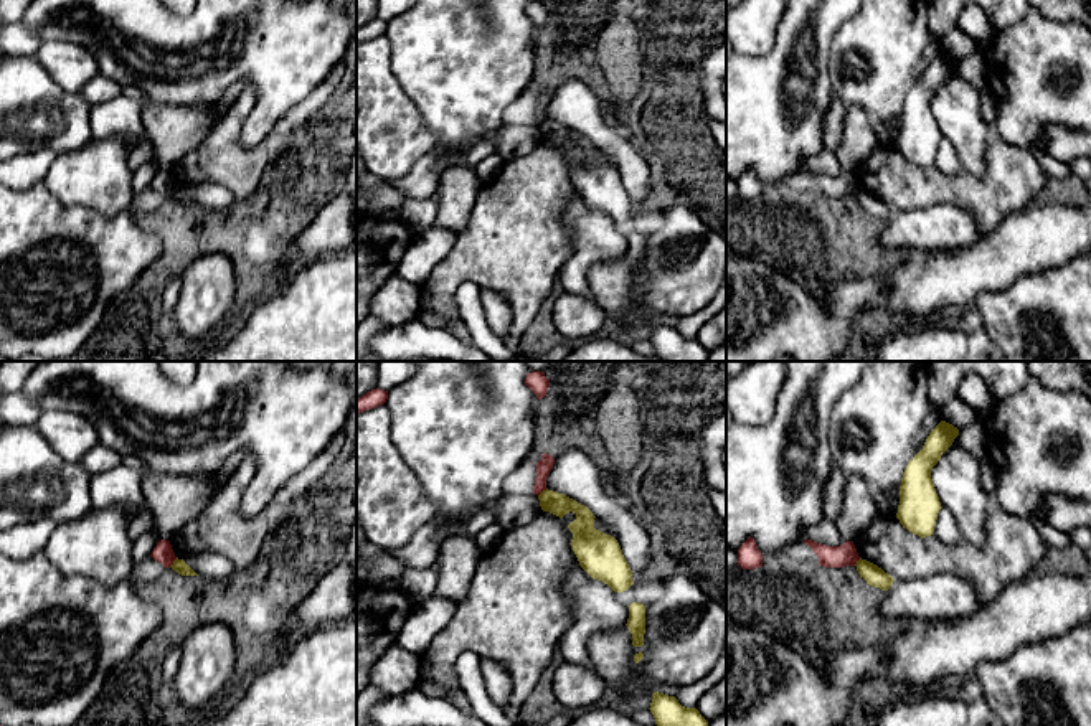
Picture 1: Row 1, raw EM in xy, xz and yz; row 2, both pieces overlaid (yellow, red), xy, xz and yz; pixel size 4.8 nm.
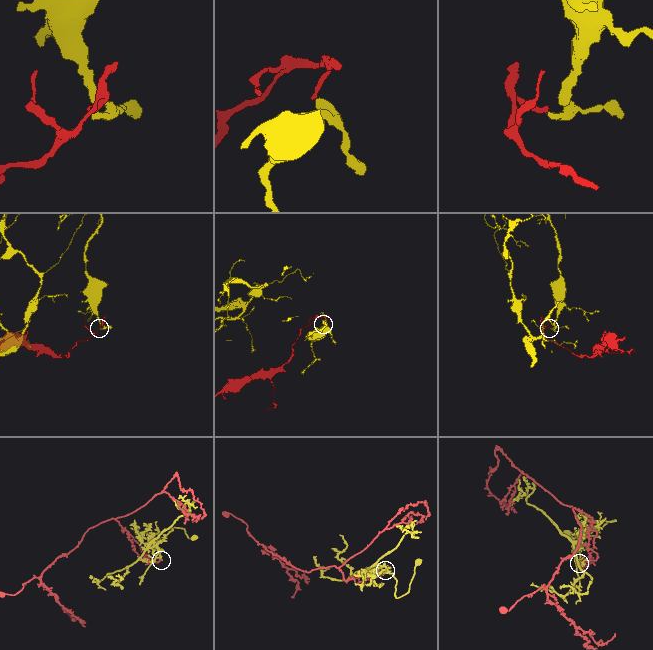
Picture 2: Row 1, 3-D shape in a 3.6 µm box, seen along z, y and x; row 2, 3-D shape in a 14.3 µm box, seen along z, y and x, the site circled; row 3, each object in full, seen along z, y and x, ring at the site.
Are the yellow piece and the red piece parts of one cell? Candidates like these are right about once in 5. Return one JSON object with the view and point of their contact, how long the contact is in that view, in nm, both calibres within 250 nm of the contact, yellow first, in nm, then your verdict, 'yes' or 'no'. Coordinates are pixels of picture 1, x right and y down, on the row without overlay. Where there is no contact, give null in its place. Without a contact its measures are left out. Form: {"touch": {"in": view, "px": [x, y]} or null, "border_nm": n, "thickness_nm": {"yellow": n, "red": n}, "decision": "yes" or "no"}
{"touch": {"in": "xy", "px": [174, 193]}, "border_nm": 60, "thickness_nm": {"yellow": 70, "red": 90}, "decision": "no"}

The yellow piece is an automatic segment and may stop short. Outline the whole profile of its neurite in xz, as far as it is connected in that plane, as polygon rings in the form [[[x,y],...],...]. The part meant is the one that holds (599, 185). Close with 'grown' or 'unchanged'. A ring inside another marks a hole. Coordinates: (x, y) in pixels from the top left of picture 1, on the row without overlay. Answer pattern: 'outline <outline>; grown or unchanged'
outline [[[548,119],[538,125],[538,130],[543,142],[560,148],[569,142],[576,145],[576,150],[568,155],[573,163],[571,180],[593,210],[602,211],[614,223],[624,223],[634,214],[617,170],[594,158],[596,147],[588,137]]]; unchanged

